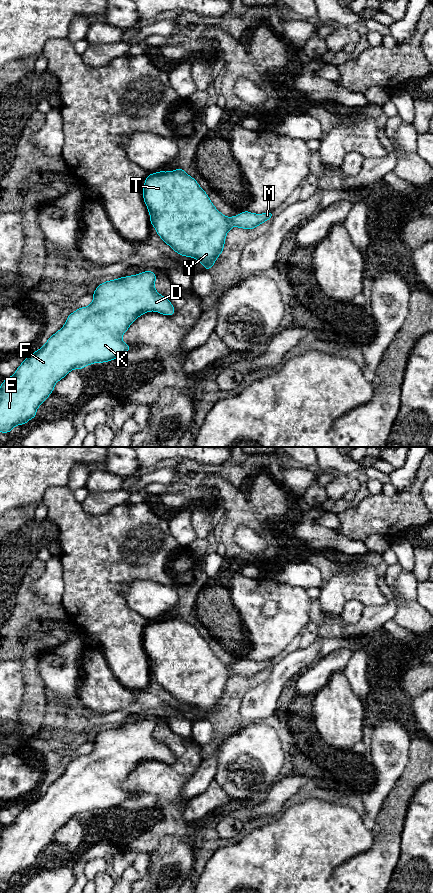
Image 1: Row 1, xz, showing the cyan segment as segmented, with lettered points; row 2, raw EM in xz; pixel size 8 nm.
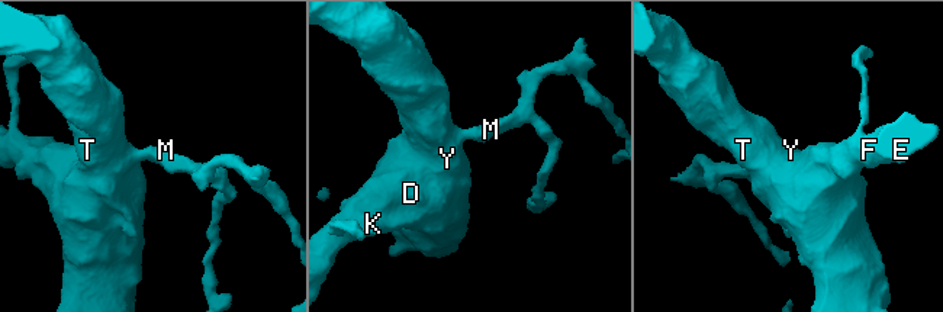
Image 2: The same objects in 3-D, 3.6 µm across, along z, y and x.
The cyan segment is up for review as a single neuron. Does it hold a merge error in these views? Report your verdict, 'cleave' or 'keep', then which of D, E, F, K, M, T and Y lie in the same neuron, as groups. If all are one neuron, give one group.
keep; groups D E F K M T Y

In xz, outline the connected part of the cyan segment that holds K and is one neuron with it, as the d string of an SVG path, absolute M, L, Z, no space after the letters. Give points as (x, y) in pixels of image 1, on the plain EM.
M145 719L136 723L126 724L126 725L120 725L115 728L109 728L106 730L101 731L97 734L93 741L93 749L92 751L87 755L81 755L77 758L75 758L73 761L71 761L64 772L64 774L58 778L55 782L53 782L47 790L41 794L41 796L38 799L33 800L29 805L27 805L21 813L17 816L15 821L9 825L6 826L3 831L0 834L0 880L2 881L9 881L12 879L12 877L17 873L24 873L32 866L36 865L36 859L38 855L49 845L49 843L54 839L55 832L63 827L70 819L74 817L83 817L88 813L91 813L93 811L103 811L103 810L109 810L110 808L117 807L121 803L123 803L125 800L131 799L130 794L122 789L122 783L128 778L130 773L142 762L155 759L163 763L171 764L175 762L175 756L173 755L172 751L169 749L169 747L165 744L160 743L155 738L155 728L157 724L153 719Z

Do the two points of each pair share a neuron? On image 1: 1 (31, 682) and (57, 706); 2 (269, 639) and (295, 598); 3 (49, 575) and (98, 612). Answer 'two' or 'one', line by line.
1: two
2: one
3: two

